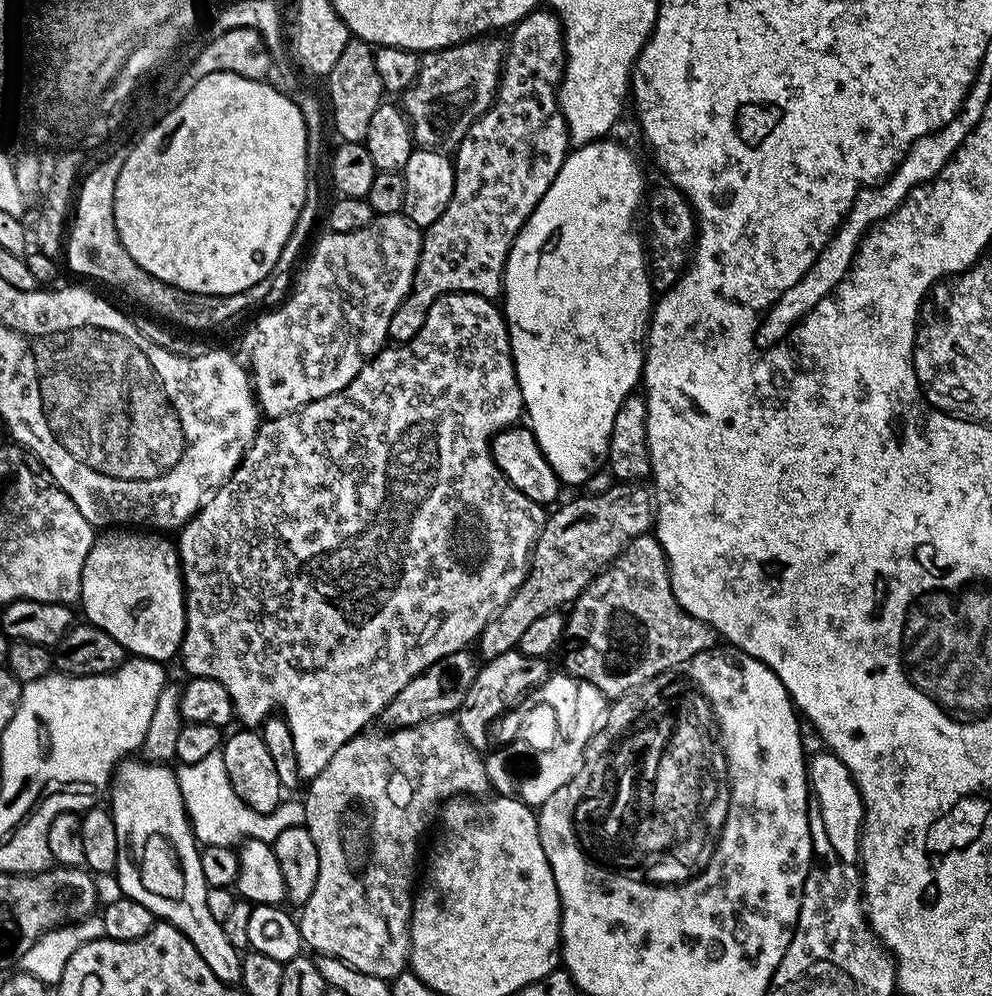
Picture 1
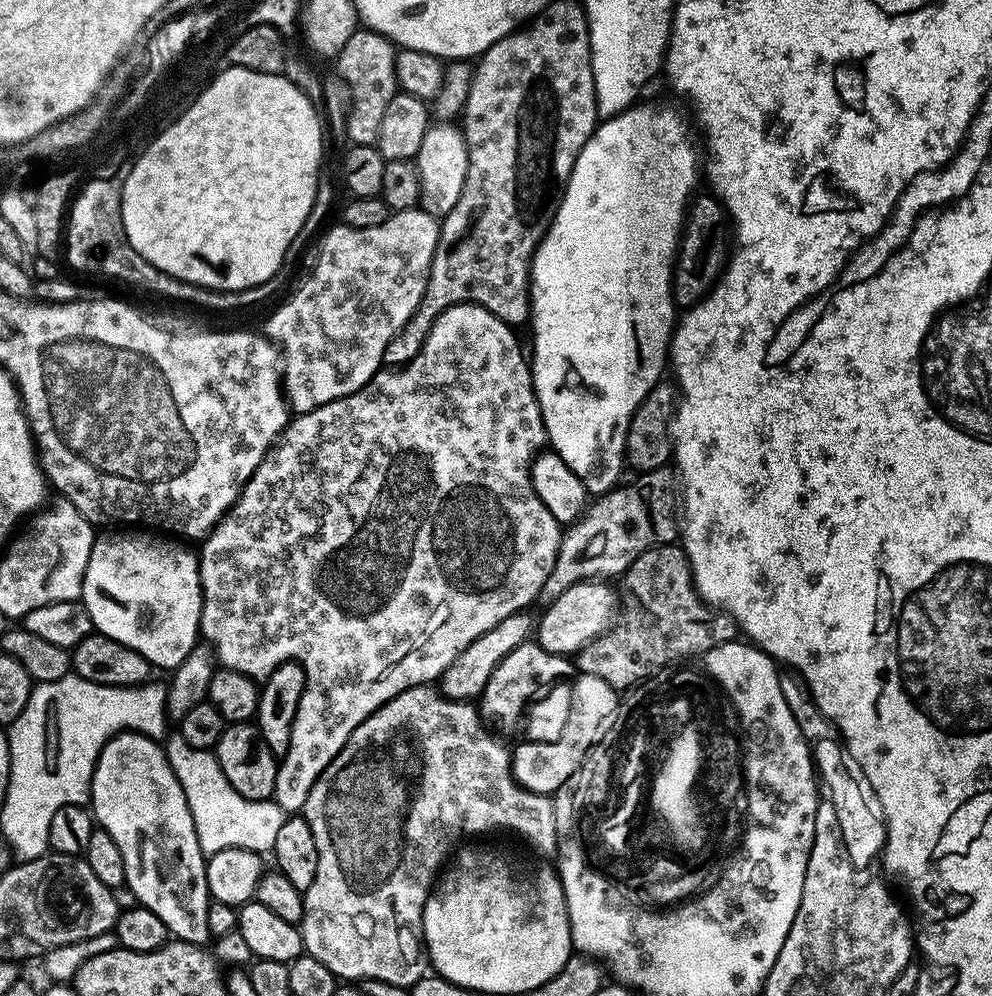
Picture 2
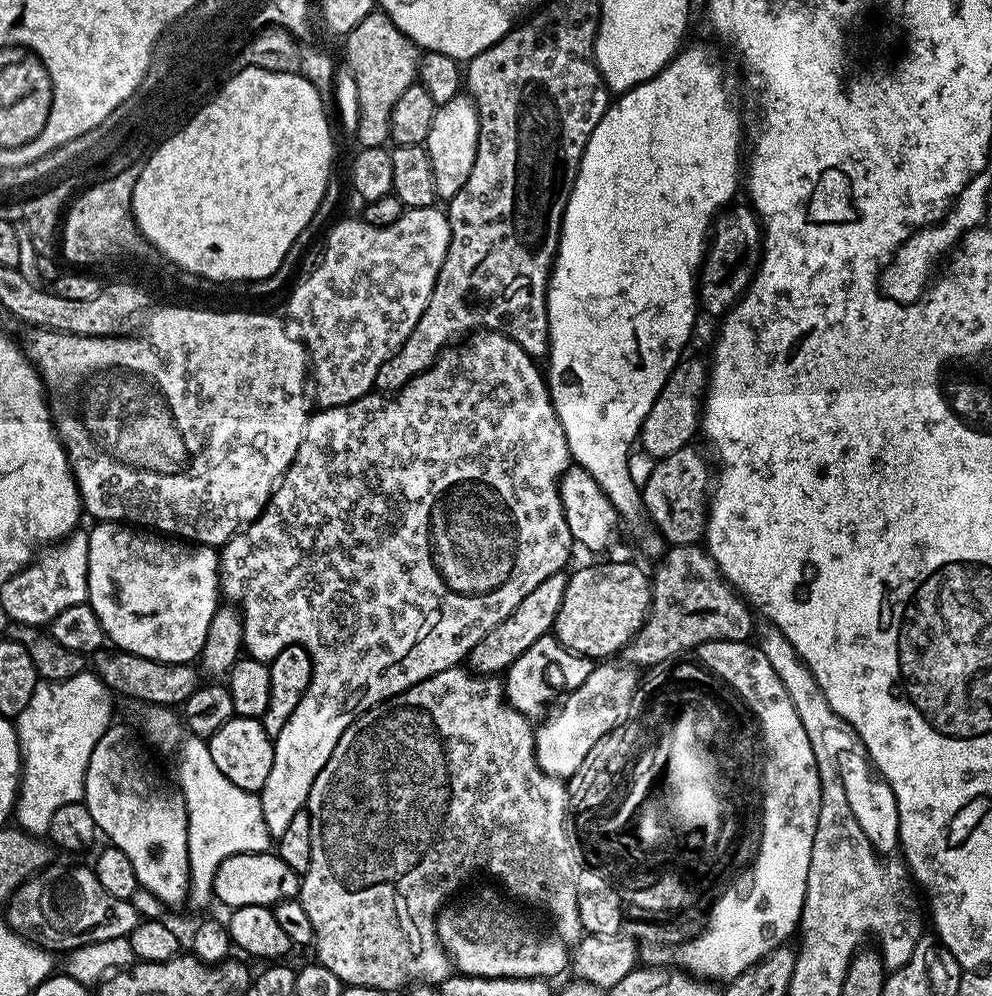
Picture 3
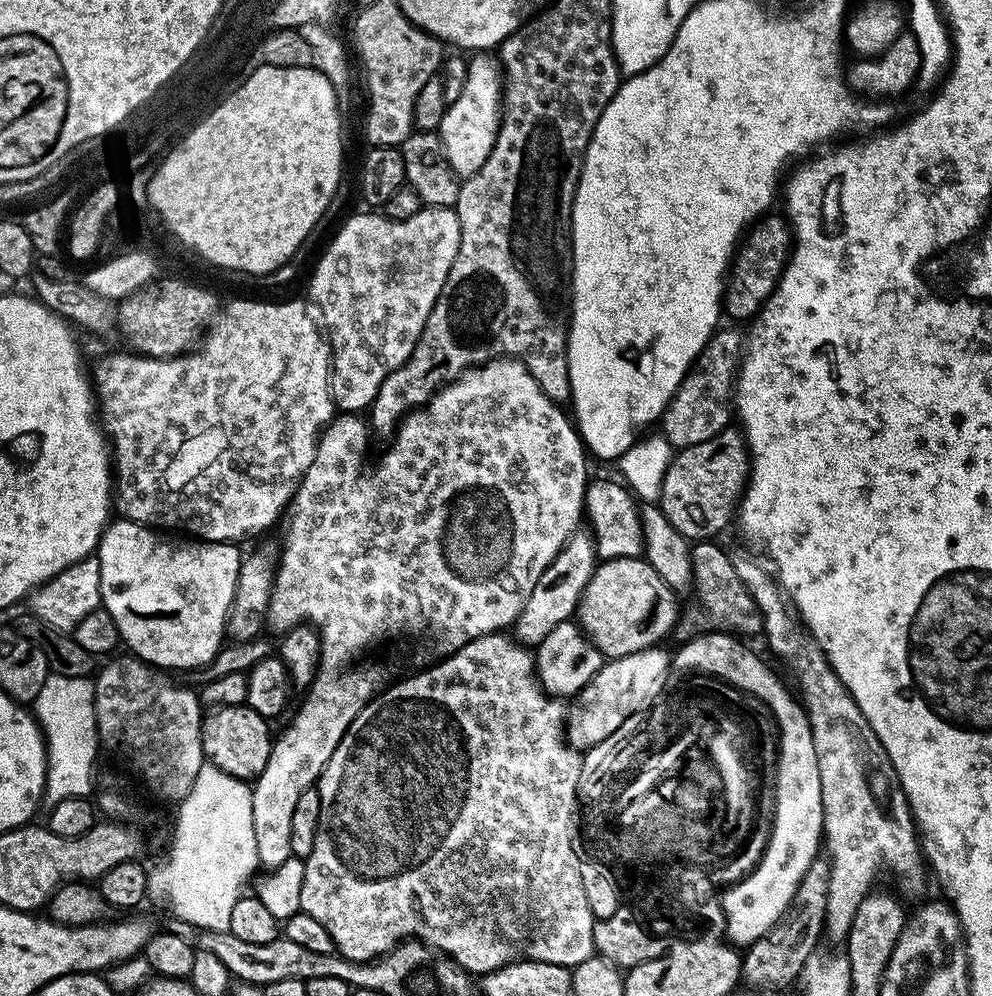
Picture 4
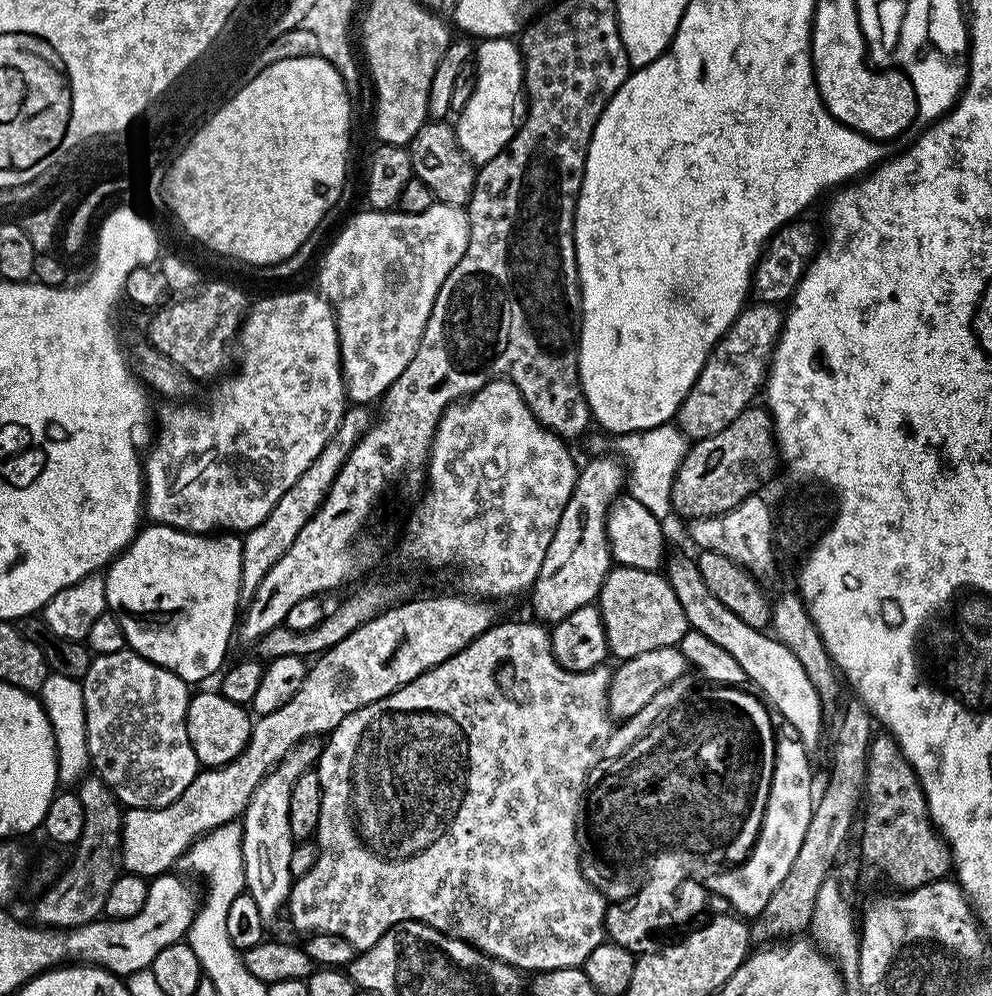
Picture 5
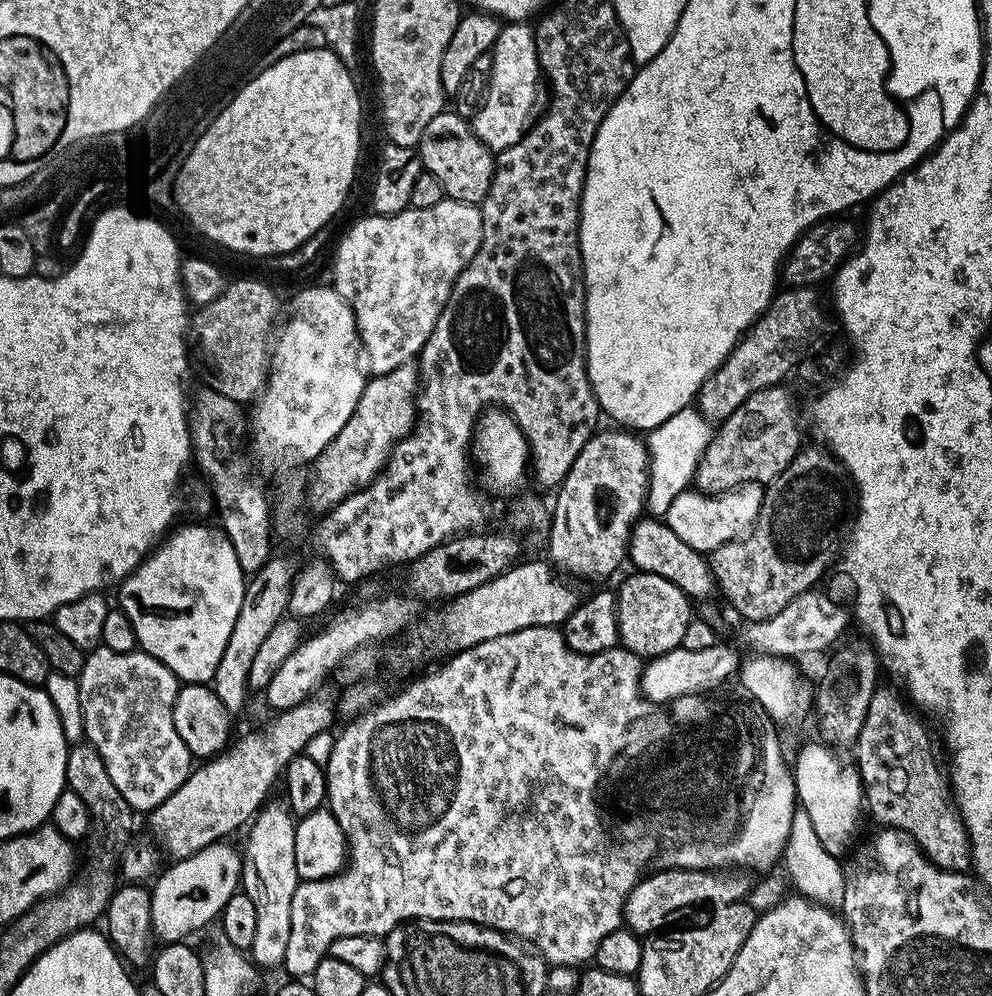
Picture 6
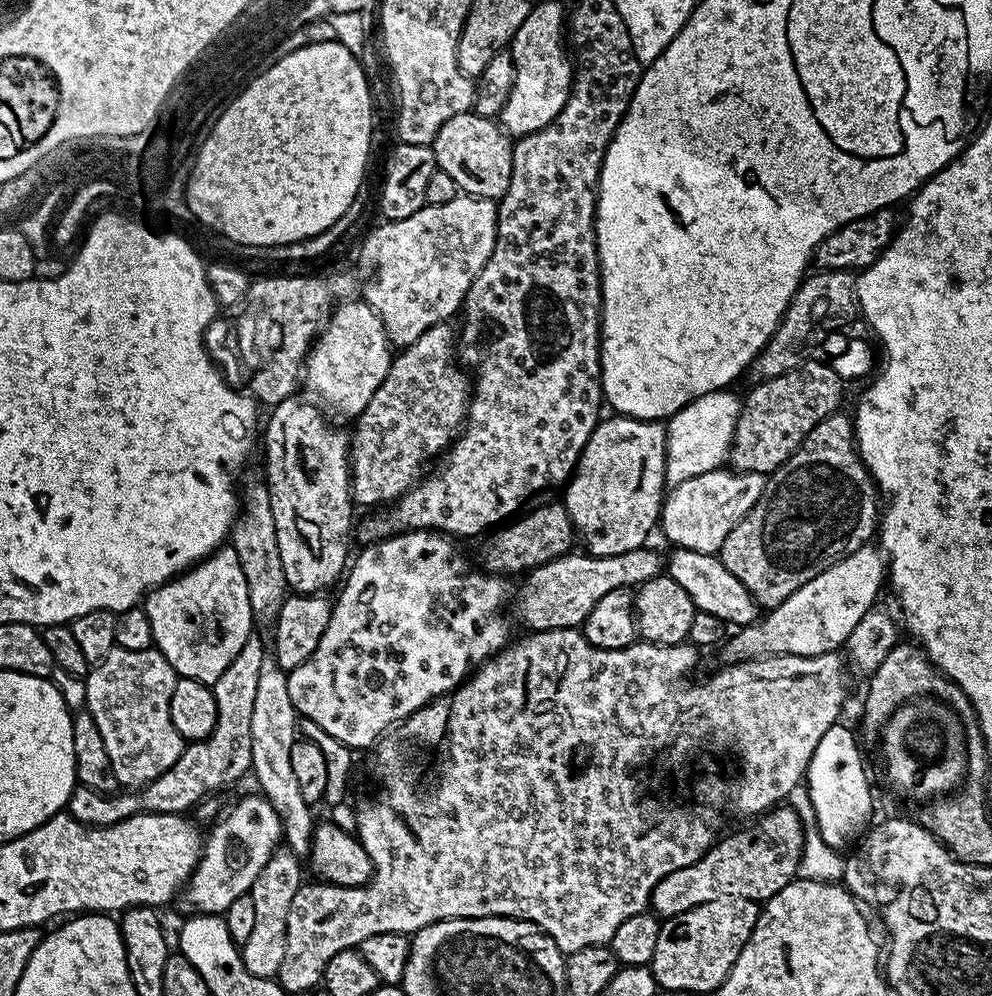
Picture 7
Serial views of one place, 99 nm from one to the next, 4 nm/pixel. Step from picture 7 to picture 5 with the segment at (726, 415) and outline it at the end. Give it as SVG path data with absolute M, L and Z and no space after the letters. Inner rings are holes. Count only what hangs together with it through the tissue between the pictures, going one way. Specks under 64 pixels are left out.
M671 423L660 424L656 428L646 428L643 432L630 432L619 437L615 451L622 457L626 465L626 488L635 500L642 502L650 514L654 514L661 522L667 521L667 516L673 515L672 510L672 487L678 466L684 460L684 454L688 451L690 444L679 428Z

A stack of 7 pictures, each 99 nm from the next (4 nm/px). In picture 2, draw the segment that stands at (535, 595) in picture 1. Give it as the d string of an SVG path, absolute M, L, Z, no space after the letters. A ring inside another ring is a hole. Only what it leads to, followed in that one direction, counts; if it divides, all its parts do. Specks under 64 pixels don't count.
M671 467L655 468L649 472L639 473L628 485L617 486L603 496L595 497L585 507L572 524L563 529L560 538L560 552L556 555L554 566L542 586L540 596L551 602L562 594L562 590L570 590L570 586L579 584L581 580L600 580L623 577L624 572L648 548L657 544L670 544L678 536L678 477Z

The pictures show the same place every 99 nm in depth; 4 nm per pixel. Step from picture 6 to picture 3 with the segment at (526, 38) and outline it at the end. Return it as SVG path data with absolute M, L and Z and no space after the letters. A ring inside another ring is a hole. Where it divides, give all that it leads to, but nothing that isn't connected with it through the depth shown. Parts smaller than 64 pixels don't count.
M461 94L437 107L426 147L430 154L430 164L434 166L436 194L441 201L452 200L454 194L458 194L458 190L466 186L466 178L470 178L470 170L474 170L479 133L480 119L476 113L476 105L467 95Z

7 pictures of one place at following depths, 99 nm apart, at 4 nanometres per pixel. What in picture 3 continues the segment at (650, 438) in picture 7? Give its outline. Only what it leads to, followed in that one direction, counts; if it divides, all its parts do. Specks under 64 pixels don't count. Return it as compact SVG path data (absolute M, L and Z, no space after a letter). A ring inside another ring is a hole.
M563 571L554 573L546 582L534 586L522 602L511 612L505 620L498 622L494 630L490 630L472 647L472 651L466 657L466 664L471 671L477 674L503 674L515 660L518 659L538 638L549 635L553 631L558 606L562 606L562 594L566 594L568 576Z

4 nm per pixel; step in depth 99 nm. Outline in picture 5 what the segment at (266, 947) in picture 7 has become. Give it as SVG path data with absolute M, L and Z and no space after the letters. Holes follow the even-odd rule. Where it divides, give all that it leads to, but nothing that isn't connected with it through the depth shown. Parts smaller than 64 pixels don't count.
M309 738L303 744L299 744L294 751L288 753L288 759L280 767L273 770L254 790L254 794L248 803L248 809L242 817L243 840L241 842L242 854L244 855L245 882L247 895L258 902L258 910L266 922L272 922L279 912L287 905L288 896L292 893L294 875L291 870L291 854L294 841L290 834L290 790L292 784L303 772L309 771L319 761L321 745L315 739Z

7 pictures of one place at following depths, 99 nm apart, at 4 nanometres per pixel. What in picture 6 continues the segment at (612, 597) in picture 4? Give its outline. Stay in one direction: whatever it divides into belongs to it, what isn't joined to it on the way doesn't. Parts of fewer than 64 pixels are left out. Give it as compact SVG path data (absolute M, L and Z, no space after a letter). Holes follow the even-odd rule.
M639 570L631 574L633 576L626 577L624 585L616 592L620 644L641 658L664 656L670 650L681 647L686 626L694 618L690 597L674 586L674 582L666 582L666 578L658 574Z

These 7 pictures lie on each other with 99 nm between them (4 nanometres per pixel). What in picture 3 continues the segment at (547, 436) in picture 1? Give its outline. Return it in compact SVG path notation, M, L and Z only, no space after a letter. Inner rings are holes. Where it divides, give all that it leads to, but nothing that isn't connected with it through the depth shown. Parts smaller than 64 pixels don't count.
M704 44L681 47L674 59L652 80L634 86L629 92L621 92L609 103L604 117L594 126L582 154L580 169L564 211L564 221L560 227L560 245L556 251L556 261L548 278L548 355L546 357L546 383L552 395L552 405L562 422L566 434L569 457L579 467L586 469L590 478L598 482L600 489L616 507L616 515L621 521L636 524L645 519L644 494L641 485L630 478L628 458L637 443L640 427L654 406L654 398L666 386L674 366L685 355L684 347L696 328L696 277L704 262L704 253L710 239L712 225L717 216L737 199L736 187L742 184L742 160L740 164L740 112L728 93L728 80L720 65L720 56Z

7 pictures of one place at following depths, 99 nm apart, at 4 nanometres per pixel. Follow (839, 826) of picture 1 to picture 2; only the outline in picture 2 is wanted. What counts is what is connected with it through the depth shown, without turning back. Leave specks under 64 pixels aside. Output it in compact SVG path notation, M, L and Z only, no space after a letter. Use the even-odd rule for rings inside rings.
M819 737L813 743L812 749L813 765L821 783L823 785L825 783L830 792L828 796L836 810L836 817L838 817L842 838L844 838L844 844L848 848L850 860L859 870L866 870L866 867L875 858L877 861L877 858L883 853L884 844L887 840L887 824L884 823L883 815L870 800L868 802L861 781L858 778L857 781L850 772L851 767L843 745L835 737Z

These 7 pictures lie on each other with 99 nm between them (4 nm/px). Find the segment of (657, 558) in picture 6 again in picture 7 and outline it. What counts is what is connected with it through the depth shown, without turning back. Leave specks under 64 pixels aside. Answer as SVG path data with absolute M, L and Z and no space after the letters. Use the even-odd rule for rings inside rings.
M673 547L671 551L672 553L666 556L666 575L674 582L678 582L678 586L682 586L682 590L686 590L686 594L694 602L697 612L714 614L714 618L724 621L728 626L747 626L757 619L756 601L742 586L742 582L738 582L738 578L734 578L734 574L730 574L730 570L726 570L719 555L678 547Z

